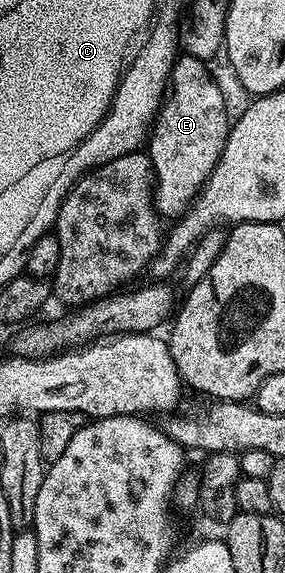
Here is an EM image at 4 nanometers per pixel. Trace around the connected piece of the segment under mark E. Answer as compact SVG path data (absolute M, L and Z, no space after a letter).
M190 54L174 57L164 99L147 135L155 179L153 204L162 219L176 220L188 210L227 144L231 114L229 118L225 94L209 68Z

